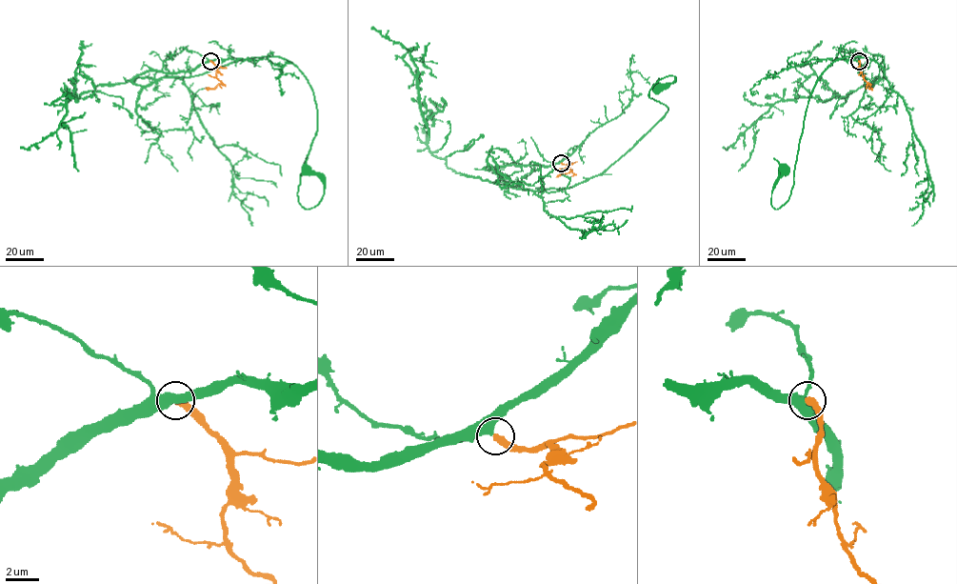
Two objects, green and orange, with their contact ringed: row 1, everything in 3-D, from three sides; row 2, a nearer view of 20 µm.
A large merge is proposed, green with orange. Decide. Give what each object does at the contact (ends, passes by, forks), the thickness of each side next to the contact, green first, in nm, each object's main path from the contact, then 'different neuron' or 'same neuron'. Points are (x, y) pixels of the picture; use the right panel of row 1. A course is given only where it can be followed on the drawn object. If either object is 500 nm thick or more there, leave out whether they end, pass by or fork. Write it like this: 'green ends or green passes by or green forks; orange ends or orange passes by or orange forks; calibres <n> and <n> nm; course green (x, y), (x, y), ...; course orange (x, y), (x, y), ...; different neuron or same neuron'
green passes by; orange ends; calibres 460 and 440 nm; course green (858, 61), (867, 86), (886, 77), (854, 56), (825, 70), (789, 198), (775, 209), (783, 170); course orange (858, 61), (862, 76), (868, 89), (872, 89); same neuron

